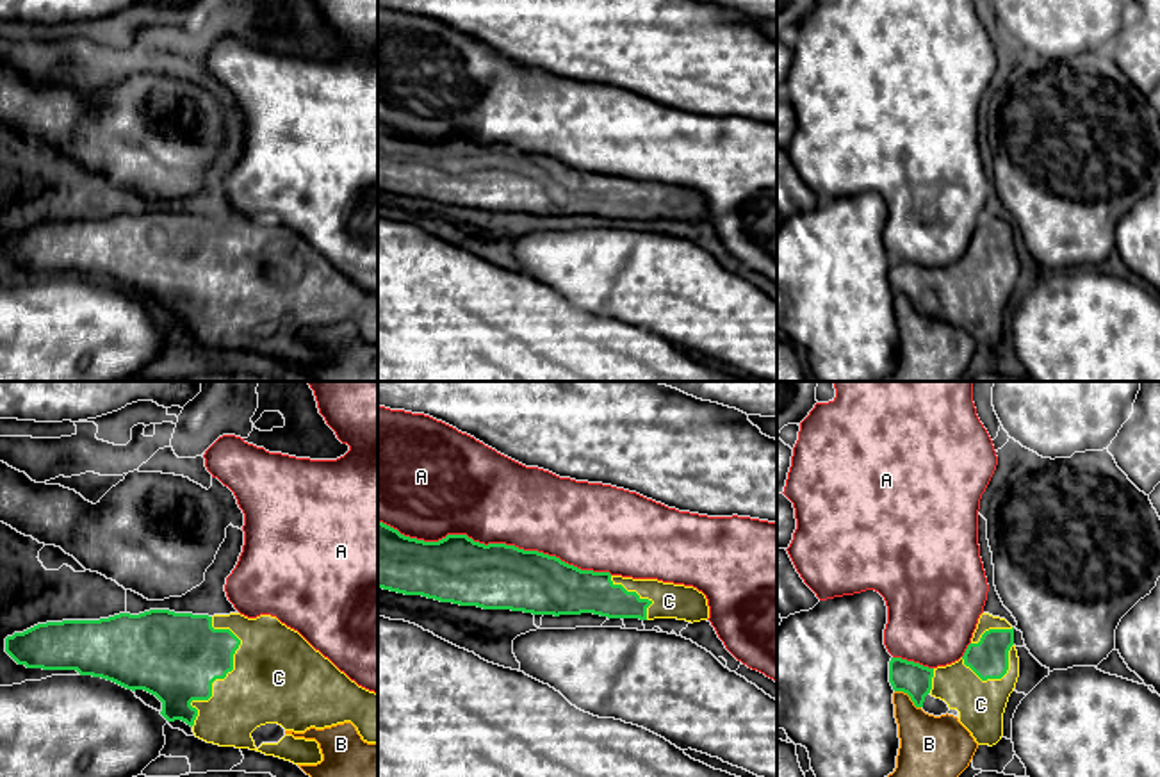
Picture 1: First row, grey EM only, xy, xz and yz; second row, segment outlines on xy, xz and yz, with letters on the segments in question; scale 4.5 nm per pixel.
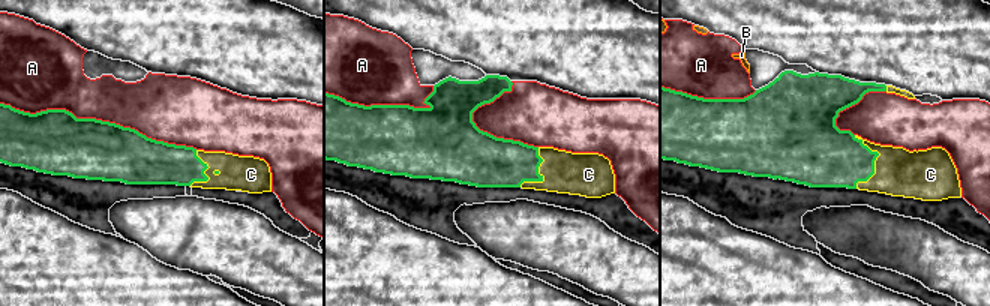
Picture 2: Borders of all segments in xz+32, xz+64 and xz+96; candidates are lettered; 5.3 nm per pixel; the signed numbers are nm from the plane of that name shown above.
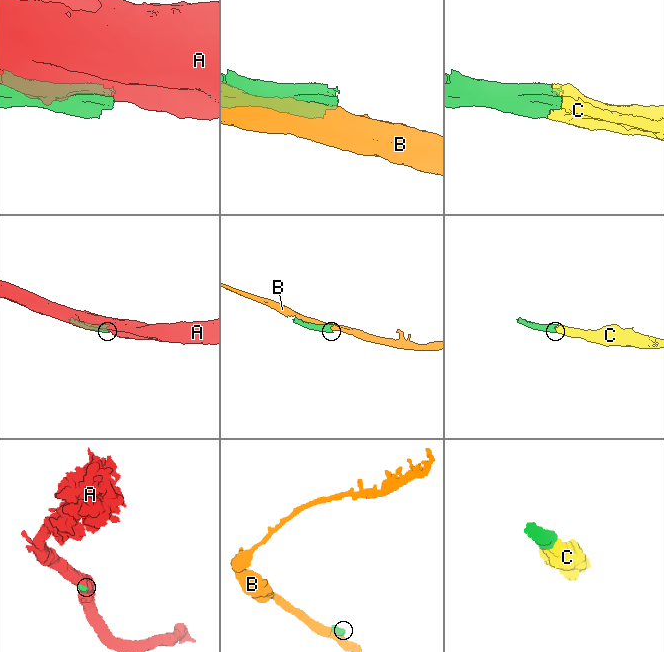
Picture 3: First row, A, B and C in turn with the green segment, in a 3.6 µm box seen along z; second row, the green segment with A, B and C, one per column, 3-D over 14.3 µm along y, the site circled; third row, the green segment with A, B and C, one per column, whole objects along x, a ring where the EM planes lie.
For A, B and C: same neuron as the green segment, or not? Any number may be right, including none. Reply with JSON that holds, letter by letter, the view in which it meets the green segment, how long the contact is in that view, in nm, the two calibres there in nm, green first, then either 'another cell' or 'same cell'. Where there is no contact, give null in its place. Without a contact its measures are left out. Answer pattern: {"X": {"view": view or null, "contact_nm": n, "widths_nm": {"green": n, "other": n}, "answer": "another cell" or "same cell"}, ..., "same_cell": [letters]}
{"A": {"view": "xz", "contact_nm": 1100, "widths_nm": {"green": 300, "other": 400}, "answer": "another cell"}, "B": {"view": "yz", "contact_nm": 150, "widths_nm": {"green": 150, "other": 280}, "answer": "another cell"}, "C": {"view": "xy", "contact_nm": 500, "widths_nm": {"green": 400, "other": 420}, "answer": "same cell"}, "same_cell": ["C"]}

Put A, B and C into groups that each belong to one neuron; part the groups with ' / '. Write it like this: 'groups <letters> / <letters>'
groups A / B / C

